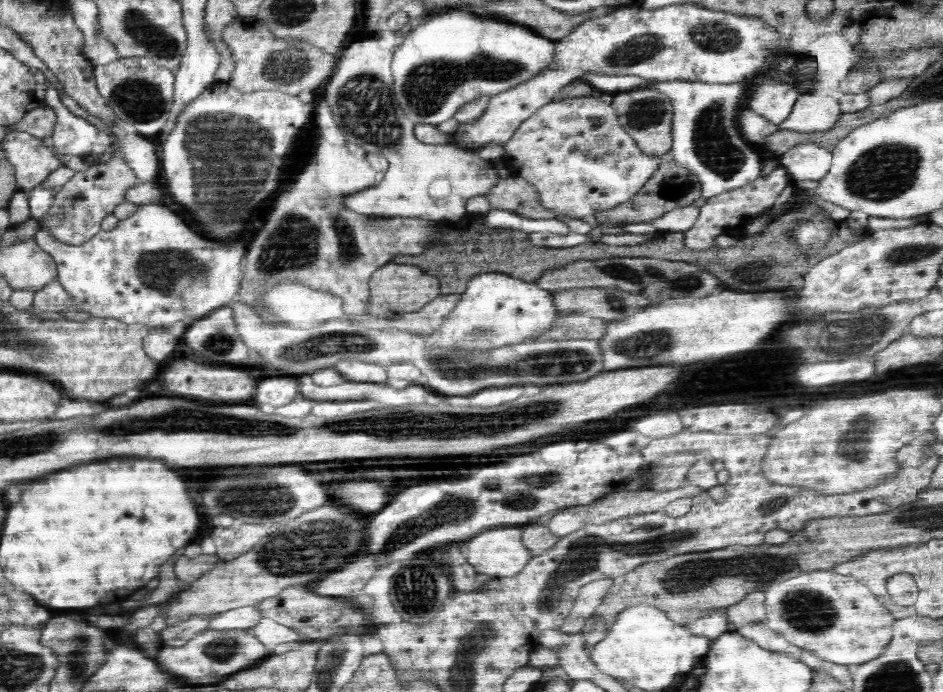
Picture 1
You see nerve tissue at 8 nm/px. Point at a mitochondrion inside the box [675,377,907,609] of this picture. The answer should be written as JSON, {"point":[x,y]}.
{"point":[856,441]}

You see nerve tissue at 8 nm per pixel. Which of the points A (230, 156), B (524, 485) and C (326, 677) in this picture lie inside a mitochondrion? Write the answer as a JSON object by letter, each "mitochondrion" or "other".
{"A":"mitochondrion","B":"mitochondrion","C":"mitochondrion"}

